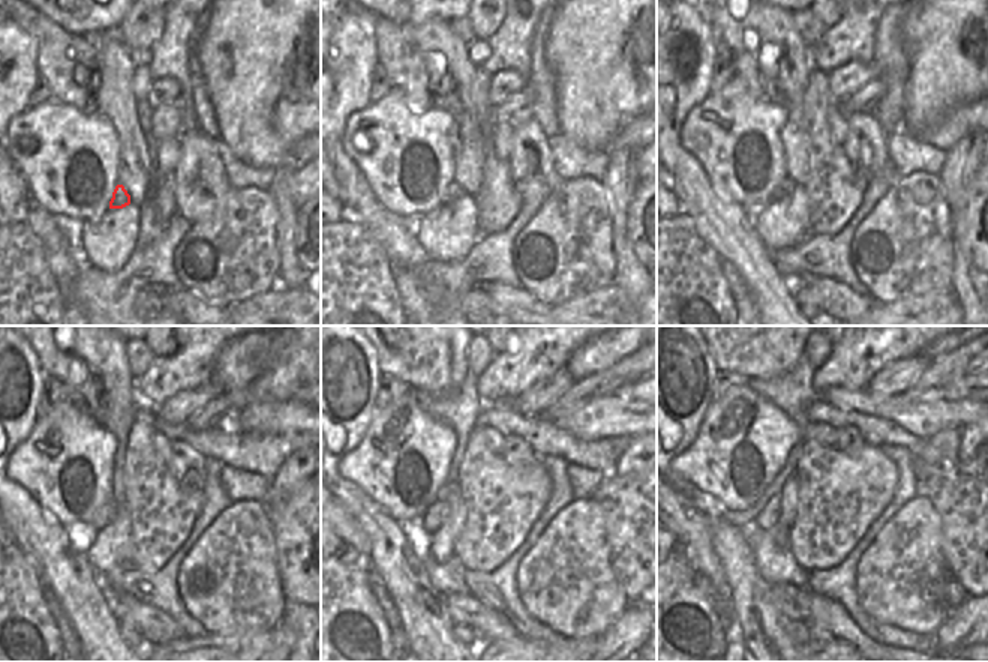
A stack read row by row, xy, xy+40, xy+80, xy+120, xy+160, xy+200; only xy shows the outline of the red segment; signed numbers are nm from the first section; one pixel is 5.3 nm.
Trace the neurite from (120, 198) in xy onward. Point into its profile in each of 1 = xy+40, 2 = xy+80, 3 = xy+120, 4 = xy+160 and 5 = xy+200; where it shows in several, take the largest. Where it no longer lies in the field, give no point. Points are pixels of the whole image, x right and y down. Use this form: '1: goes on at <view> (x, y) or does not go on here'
1: goes on at xy+40 (453, 192)
2: goes on at xy+80 (786, 186)
3: goes on at xy+120 (108, 511)
4: goes on at xy+160 (434, 518)
5: goes on at xy+200 (771, 512)

